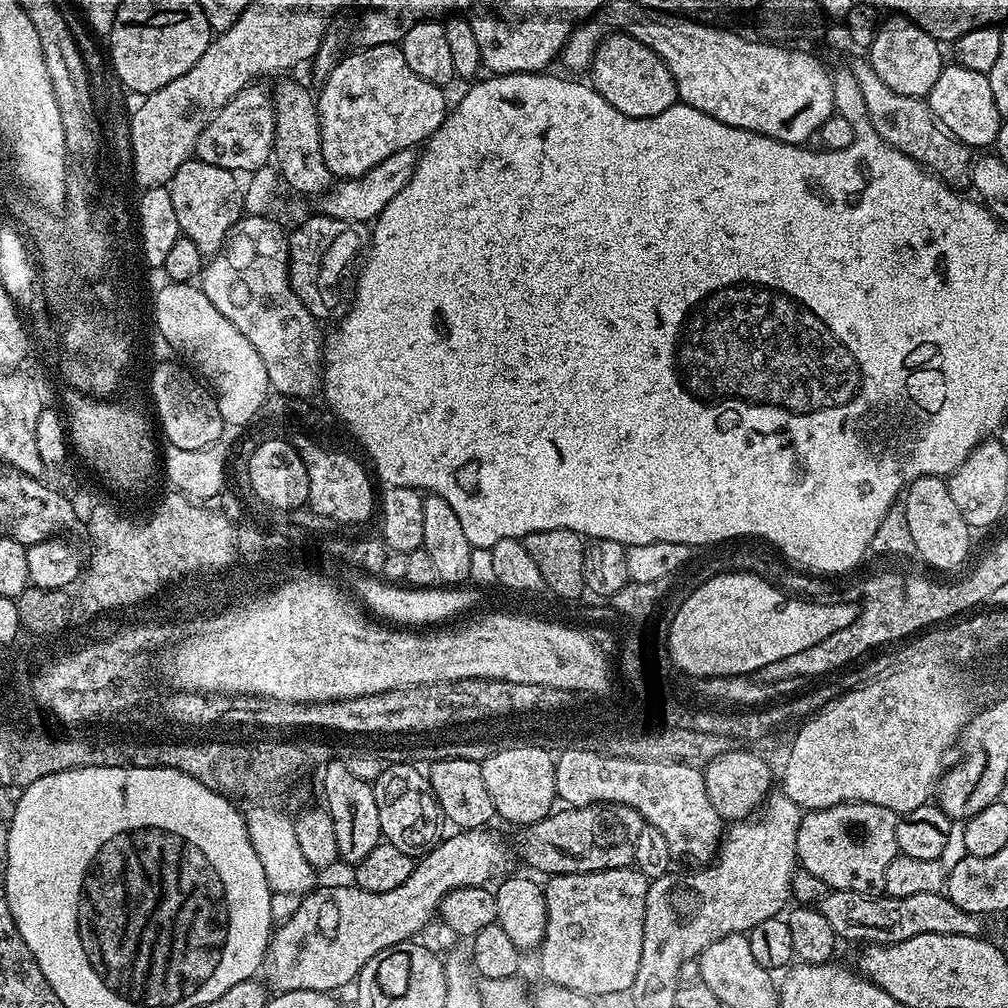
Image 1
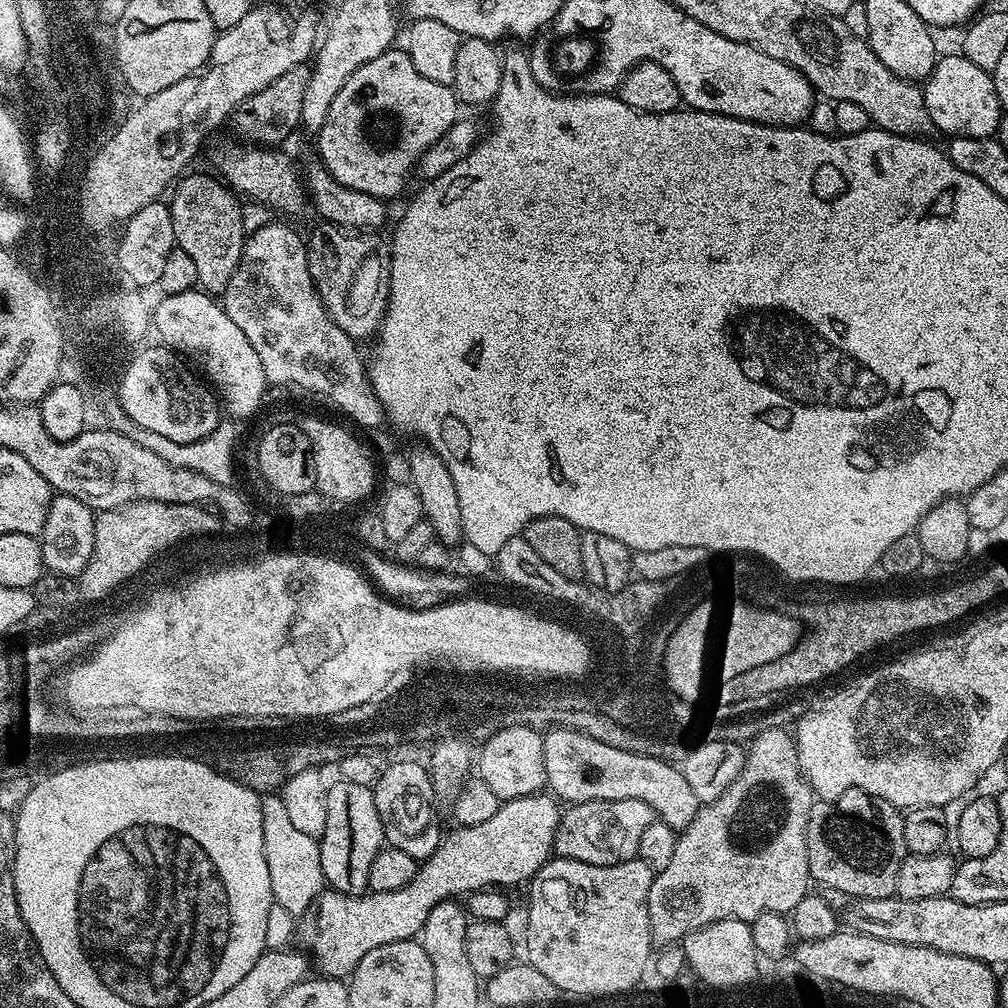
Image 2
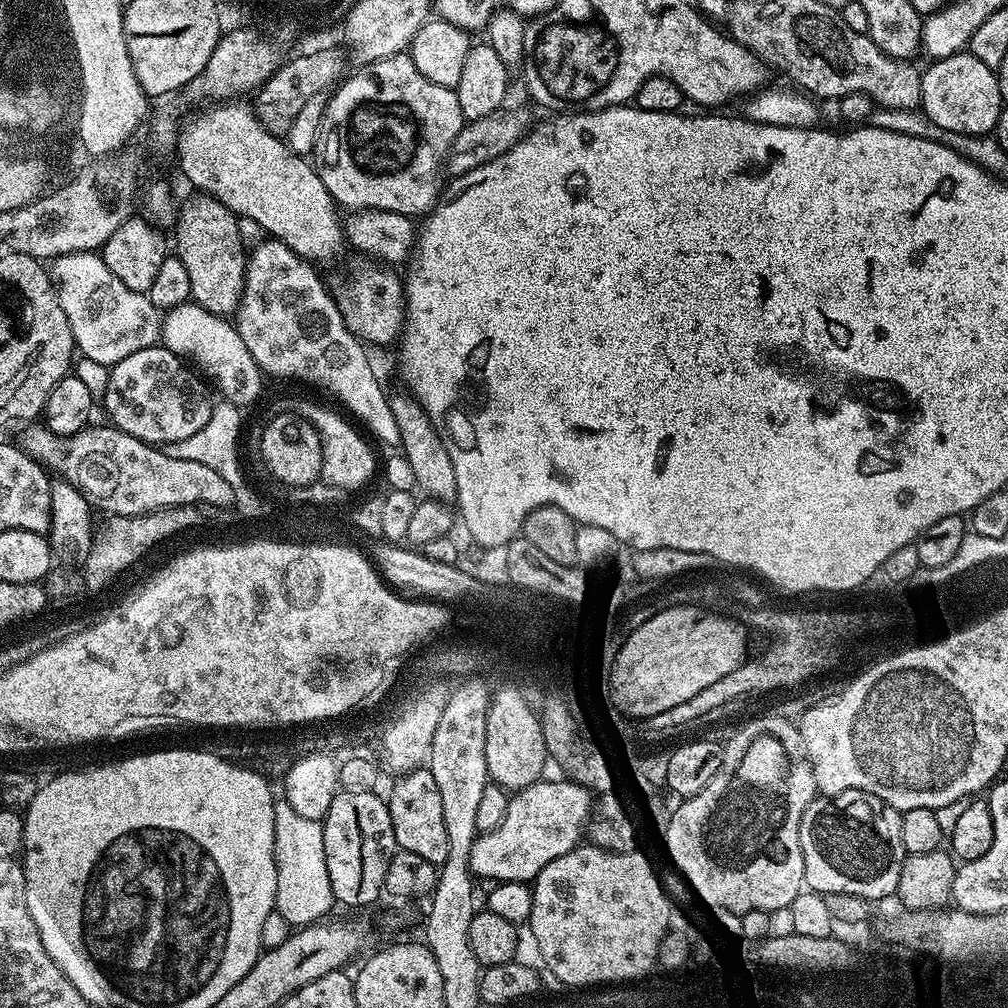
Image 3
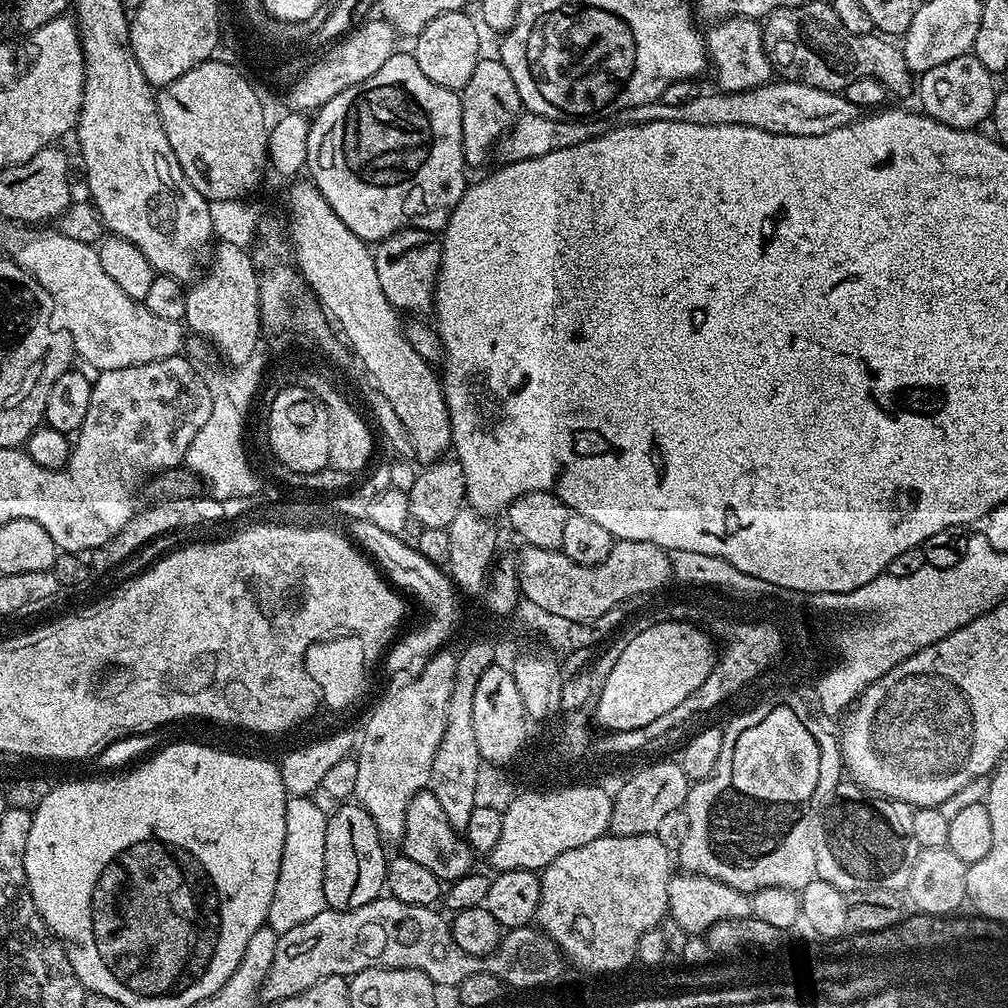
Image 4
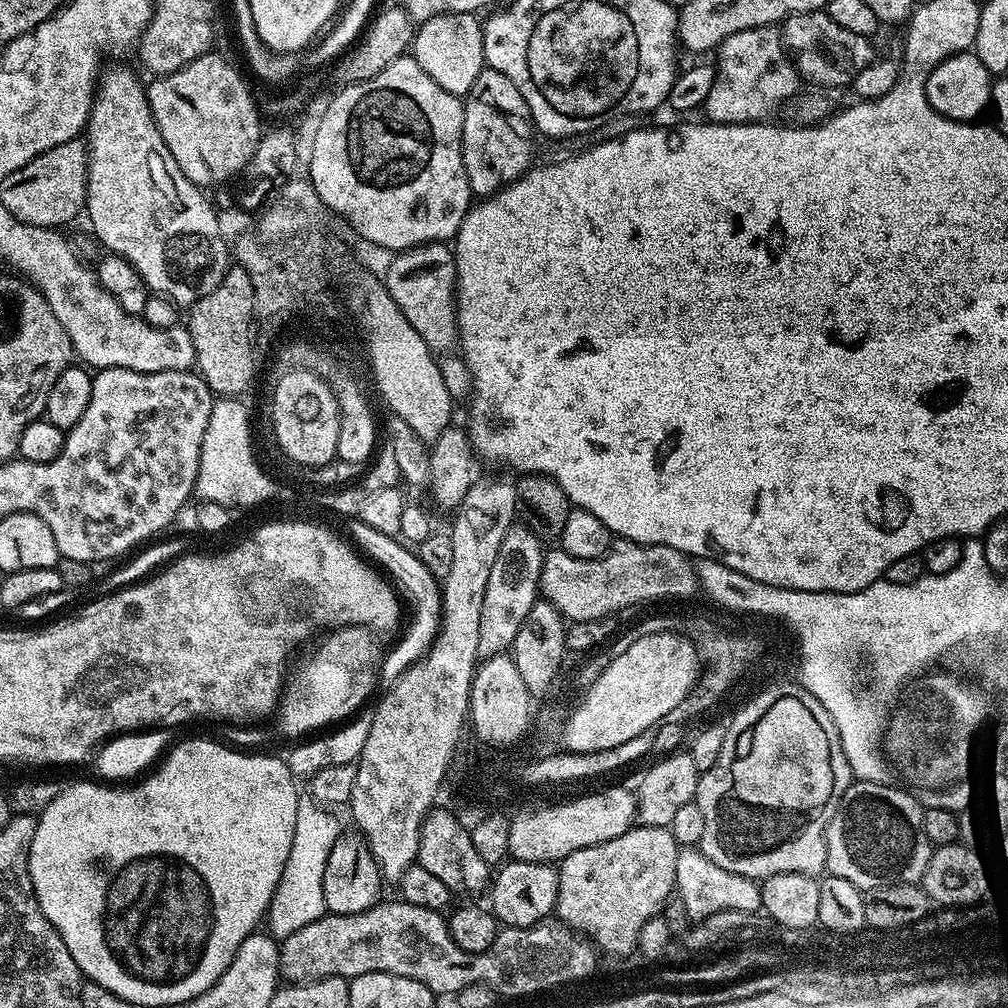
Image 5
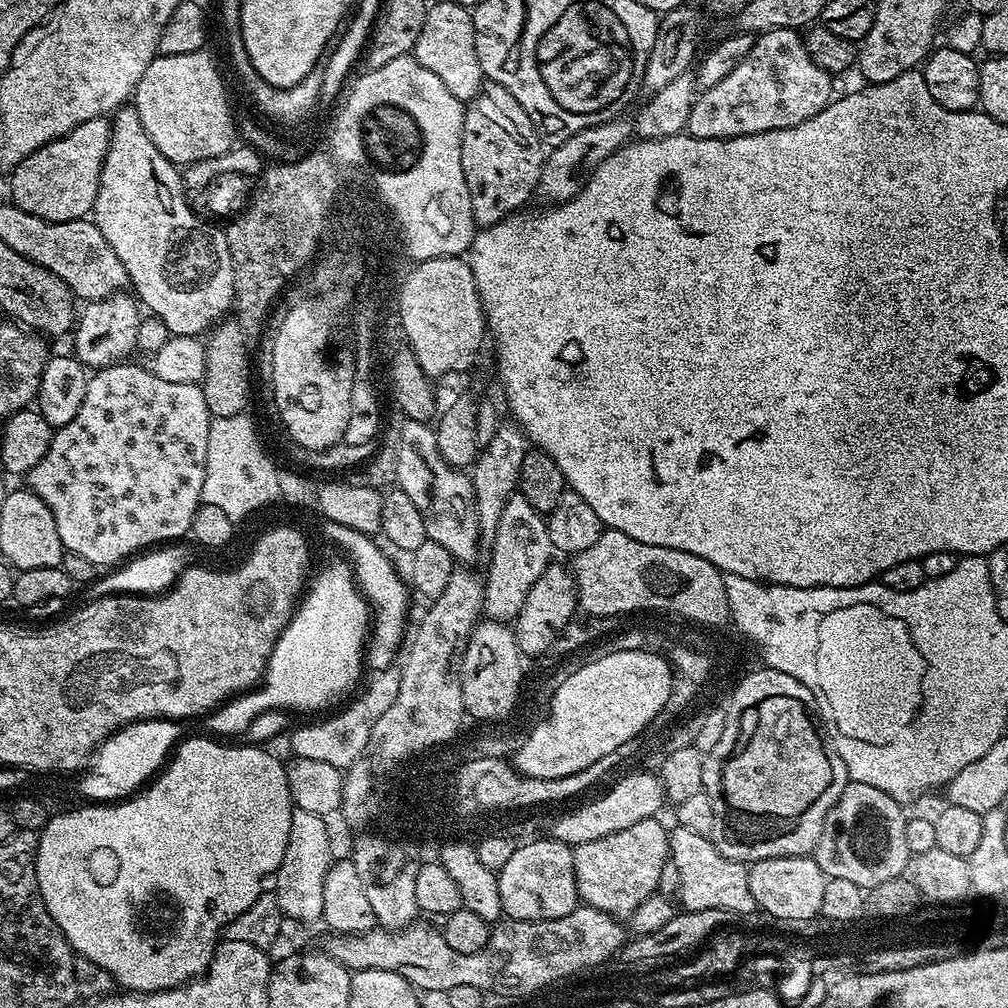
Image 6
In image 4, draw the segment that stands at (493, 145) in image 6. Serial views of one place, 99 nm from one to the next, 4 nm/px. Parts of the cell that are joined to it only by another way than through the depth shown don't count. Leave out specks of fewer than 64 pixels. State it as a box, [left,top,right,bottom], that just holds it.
[460,58,522,164]

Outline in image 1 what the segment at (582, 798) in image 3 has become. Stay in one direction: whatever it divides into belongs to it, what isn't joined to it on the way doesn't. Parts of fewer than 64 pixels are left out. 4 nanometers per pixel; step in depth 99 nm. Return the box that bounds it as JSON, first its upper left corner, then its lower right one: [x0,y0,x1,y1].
[262,828,508,993]

